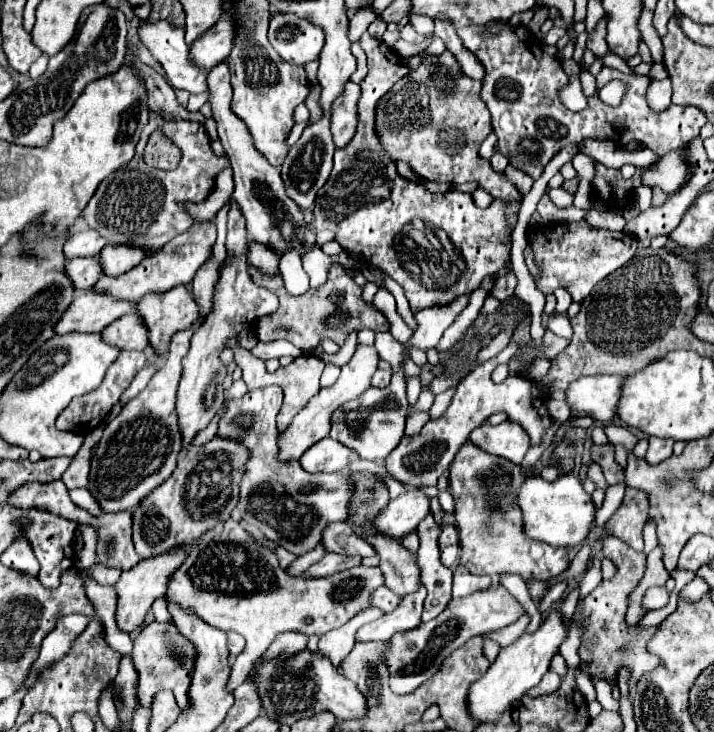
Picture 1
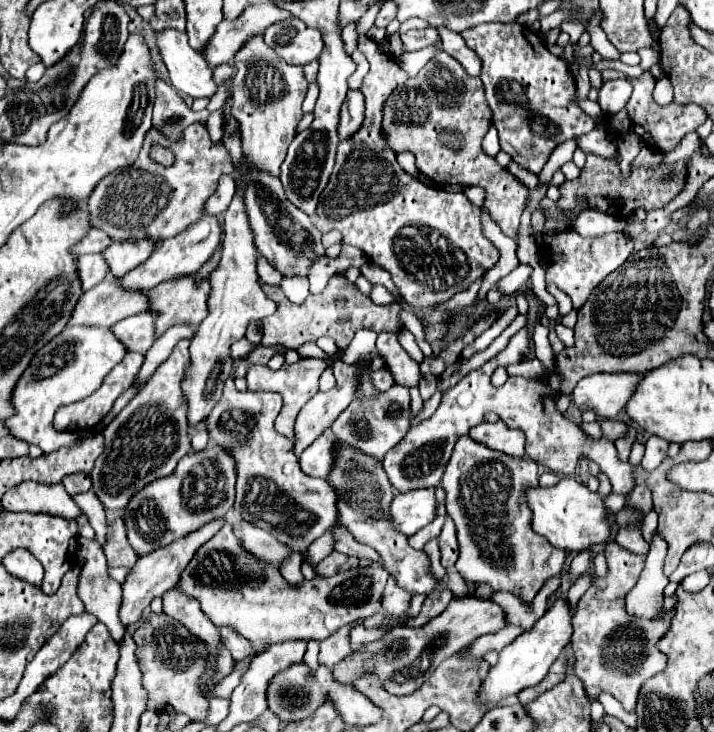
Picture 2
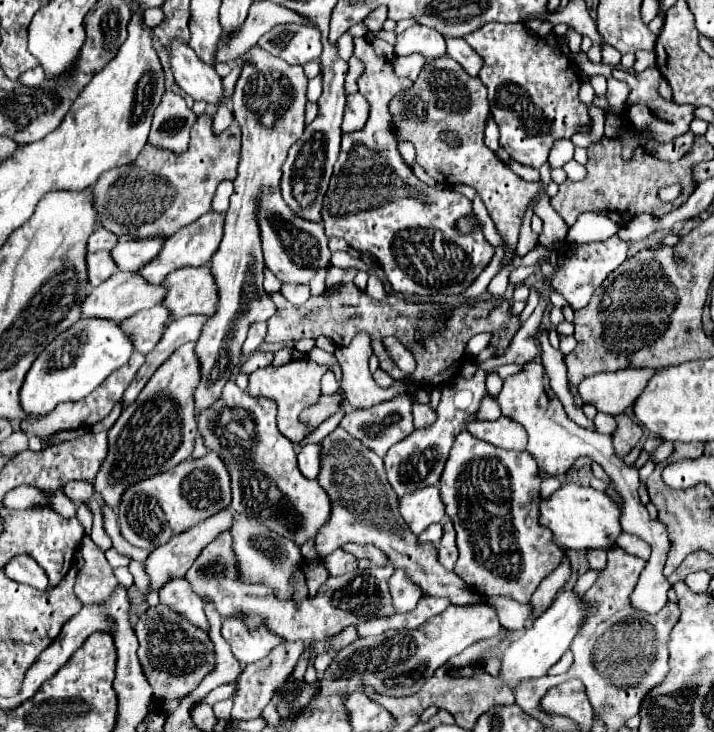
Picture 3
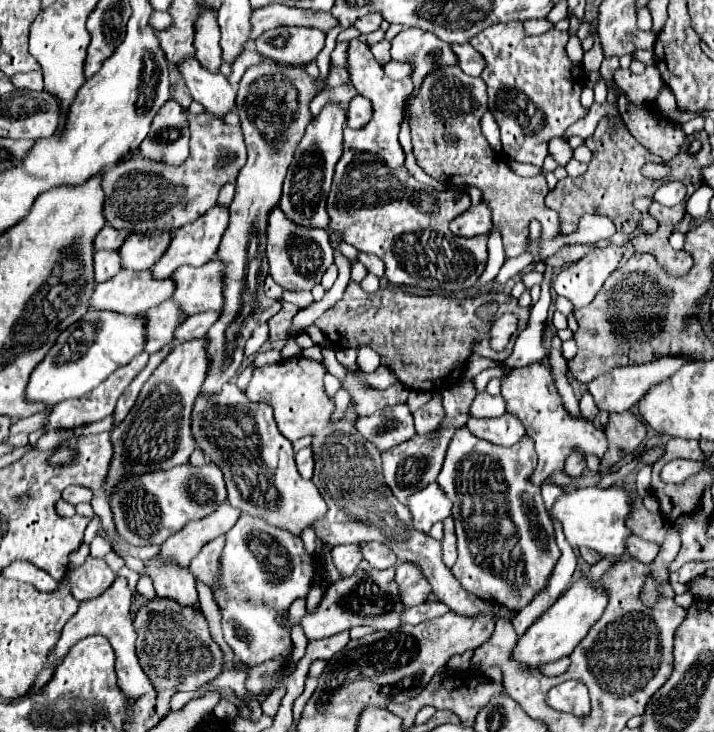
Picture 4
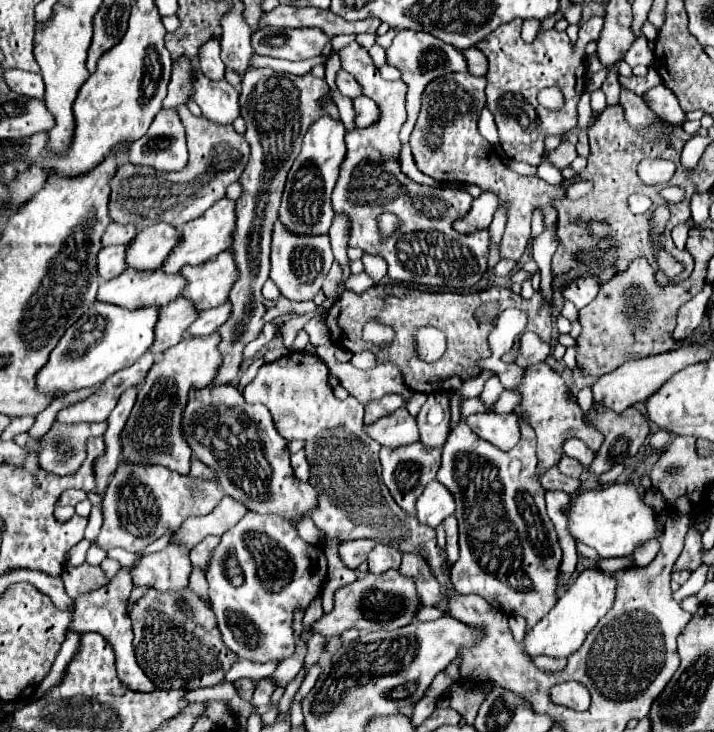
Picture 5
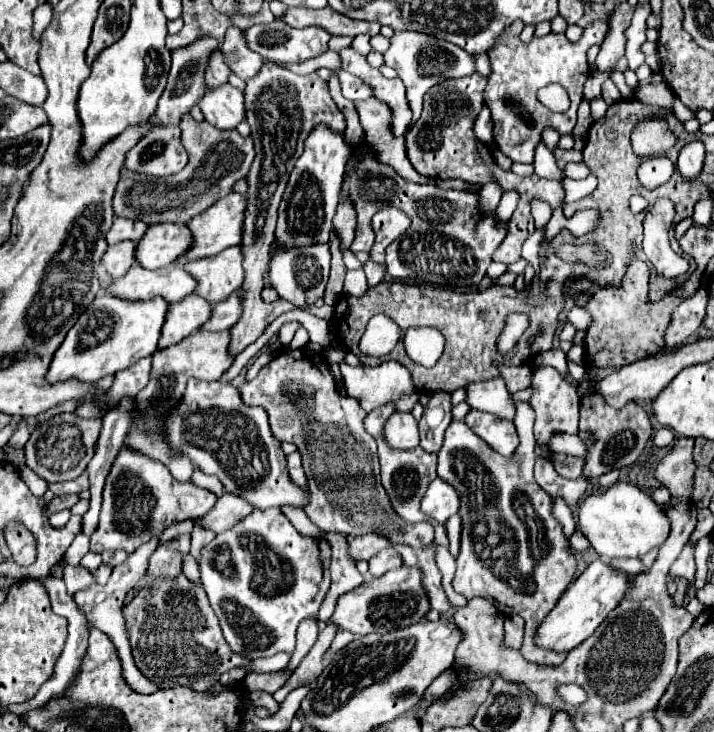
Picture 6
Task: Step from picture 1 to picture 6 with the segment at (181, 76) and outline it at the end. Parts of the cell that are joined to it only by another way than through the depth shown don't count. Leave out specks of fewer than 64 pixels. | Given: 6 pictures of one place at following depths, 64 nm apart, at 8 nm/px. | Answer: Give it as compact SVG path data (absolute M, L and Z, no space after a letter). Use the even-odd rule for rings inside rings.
M230 84L220 86L218 90L208 88L198 106L206 122L220 130L234 130L246 118L244 94Z

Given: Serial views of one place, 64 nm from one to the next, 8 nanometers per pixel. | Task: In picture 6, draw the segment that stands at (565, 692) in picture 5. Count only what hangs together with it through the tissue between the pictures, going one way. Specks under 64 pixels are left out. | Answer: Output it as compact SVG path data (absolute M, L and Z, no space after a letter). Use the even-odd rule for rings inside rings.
M566 684L566 686L558 688L558 694L562 696L564 702L568 702L568 704L572 704L572 706L580 706L580 704L586 700L584 690L582 690L580 686L576 686L576 684Z

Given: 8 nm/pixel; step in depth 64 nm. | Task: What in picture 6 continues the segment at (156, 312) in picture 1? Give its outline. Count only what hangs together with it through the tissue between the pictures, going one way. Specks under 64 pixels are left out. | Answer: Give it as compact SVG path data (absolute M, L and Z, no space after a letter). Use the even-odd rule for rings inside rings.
M232 246L216 256L192 260L184 264L184 270L198 278L198 292L212 306L226 300L244 282L244 252L242 246Z

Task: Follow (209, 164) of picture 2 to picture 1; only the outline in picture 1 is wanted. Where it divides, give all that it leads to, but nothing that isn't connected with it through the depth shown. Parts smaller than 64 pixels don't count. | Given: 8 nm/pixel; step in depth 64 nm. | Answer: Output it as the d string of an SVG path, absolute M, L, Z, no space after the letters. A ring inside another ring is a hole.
M149 112L149 122L140 134L136 146L136 156L122 170L110 174L90 198L84 220L90 228L94 228L102 238L112 244L138 244L148 246L148 250L162 248L168 240L182 234L194 224L194 218L184 208L186 202L198 204L210 196L216 184L216 176L220 170L230 168L230 160L226 154L214 154L210 146L210 138L206 128L198 122L166 122L162 116ZM154 130L162 130L172 144L182 150L182 160L176 170L166 172L148 166L143 160L143 153L150 134Z

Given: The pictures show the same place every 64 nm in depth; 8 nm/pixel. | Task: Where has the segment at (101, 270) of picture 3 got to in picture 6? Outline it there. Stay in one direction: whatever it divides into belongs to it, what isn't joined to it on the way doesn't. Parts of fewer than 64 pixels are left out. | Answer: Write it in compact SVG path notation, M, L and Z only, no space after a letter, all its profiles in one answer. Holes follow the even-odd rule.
M132 240L120 242L116 246L108 246L108 250L102 258L102 264L104 264L106 272L112 278L122 278L132 268L132 264L136 262L134 250L136 250L136 244Z

